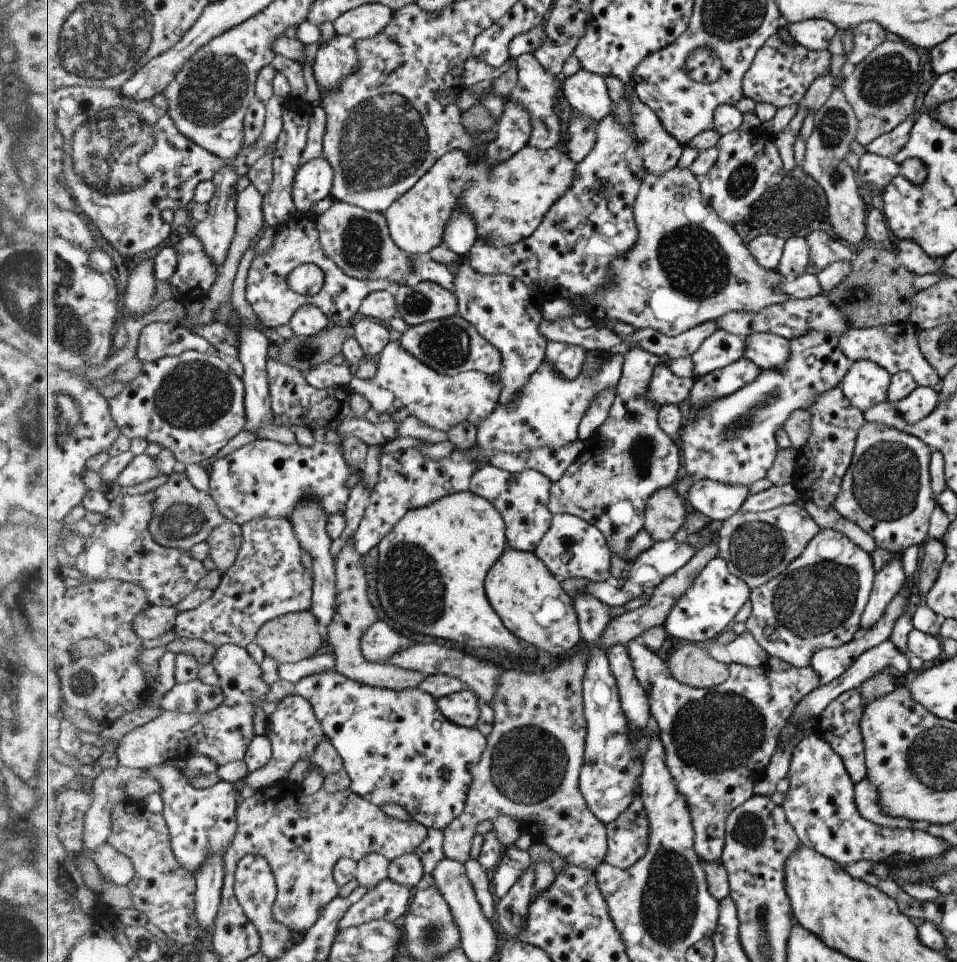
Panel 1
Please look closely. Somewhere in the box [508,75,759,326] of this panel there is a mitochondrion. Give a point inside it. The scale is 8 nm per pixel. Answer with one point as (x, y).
(695, 263)

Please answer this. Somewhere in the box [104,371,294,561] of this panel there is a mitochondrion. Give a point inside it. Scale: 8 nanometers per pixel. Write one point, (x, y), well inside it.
(179, 521)

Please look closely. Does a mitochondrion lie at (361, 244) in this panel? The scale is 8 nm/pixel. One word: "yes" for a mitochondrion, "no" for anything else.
yes

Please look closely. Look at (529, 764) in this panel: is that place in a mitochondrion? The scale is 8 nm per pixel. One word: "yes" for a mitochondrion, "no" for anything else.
yes

